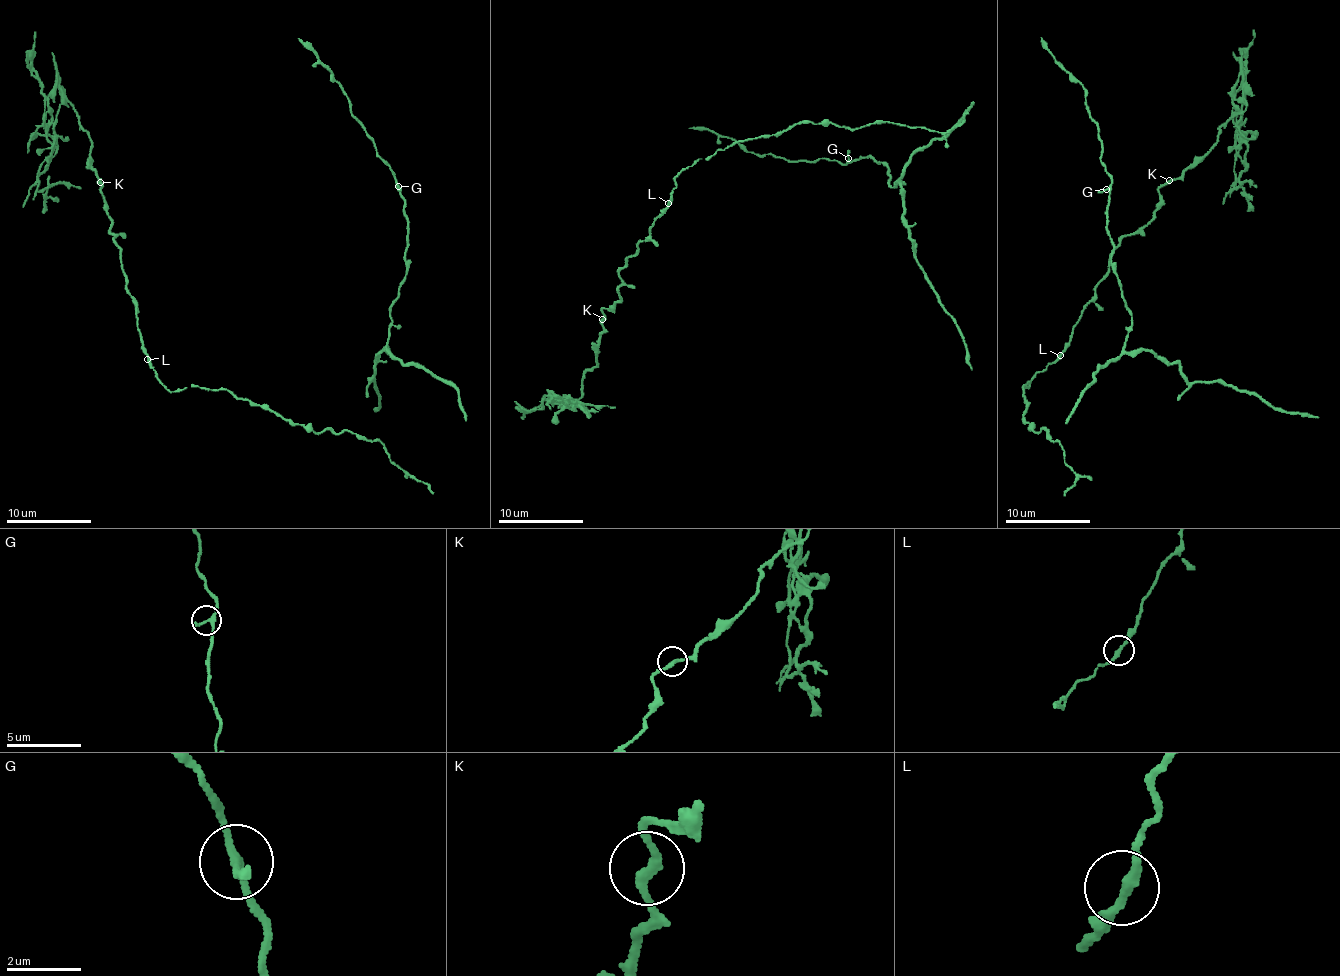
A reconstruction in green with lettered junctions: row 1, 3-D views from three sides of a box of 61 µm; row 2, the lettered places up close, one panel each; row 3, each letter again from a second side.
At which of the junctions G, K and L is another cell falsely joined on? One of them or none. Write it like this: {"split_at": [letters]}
{"split_at": ["K"]}

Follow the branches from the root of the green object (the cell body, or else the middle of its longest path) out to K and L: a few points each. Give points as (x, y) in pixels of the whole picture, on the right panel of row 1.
K: (1040, 430), (1022, 417), (1022, 386), (1058, 357), (1111, 251), (1148, 223), (1169, 181)
L: (1040, 430), (1031, 430), (1022, 417), (1028, 404), (1022, 397), (1022, 386), (1028, 383), (1028, 387), (1060, 355)

